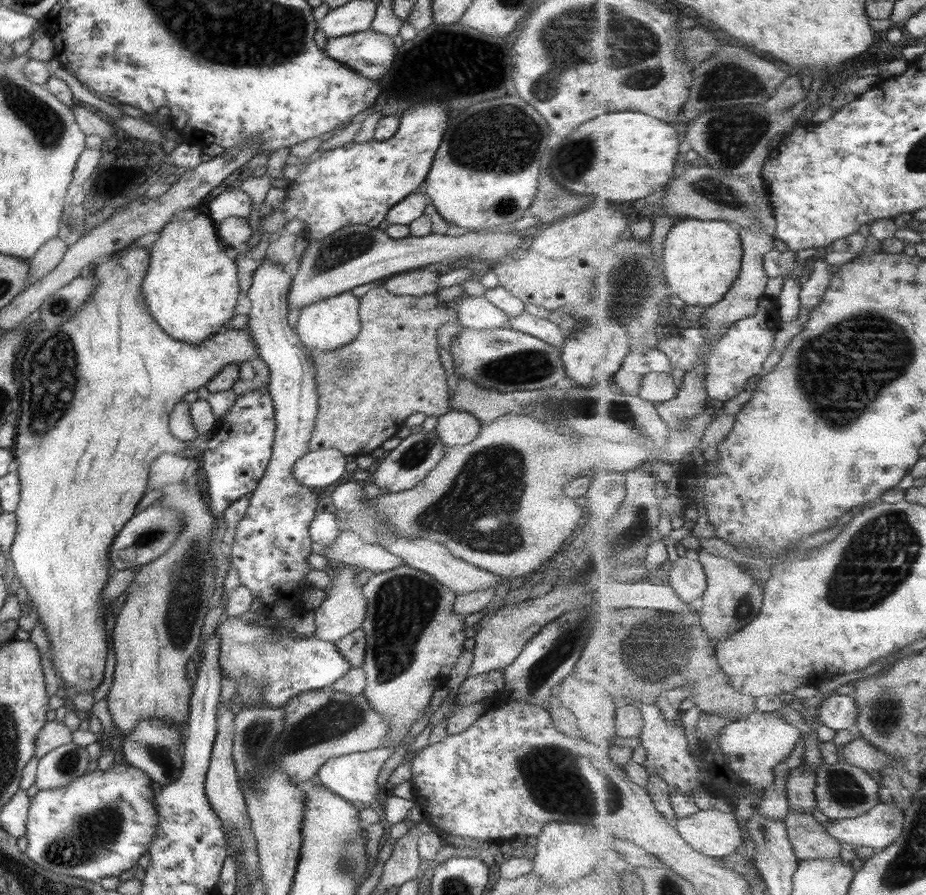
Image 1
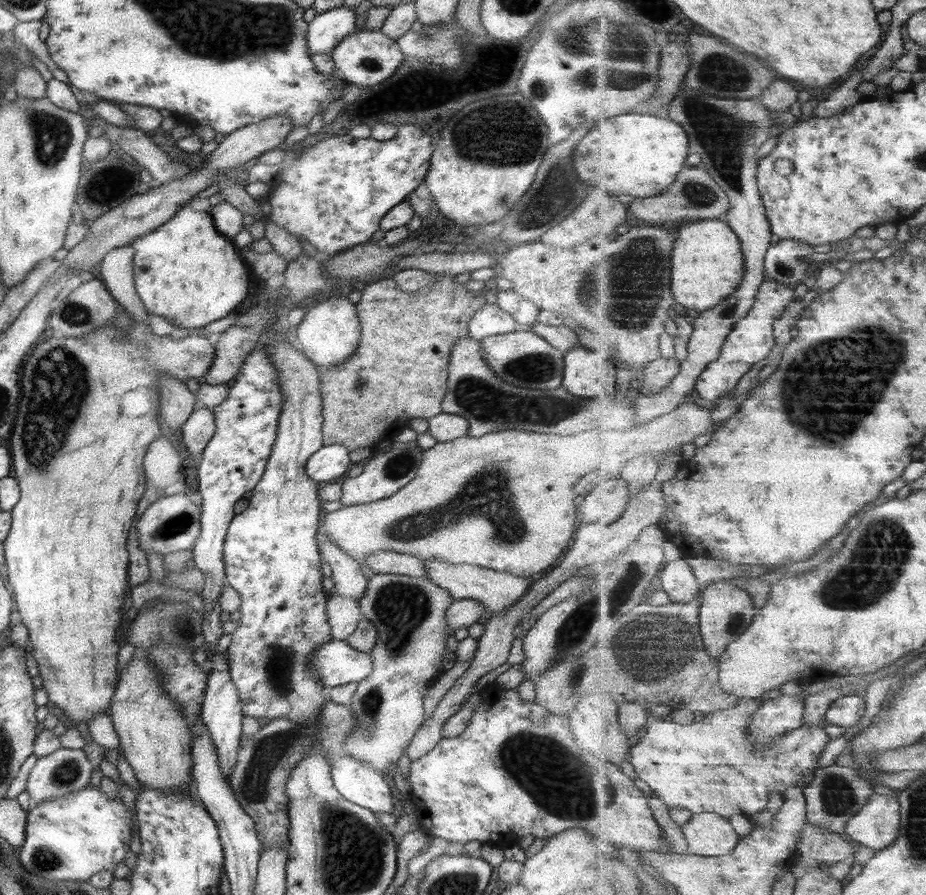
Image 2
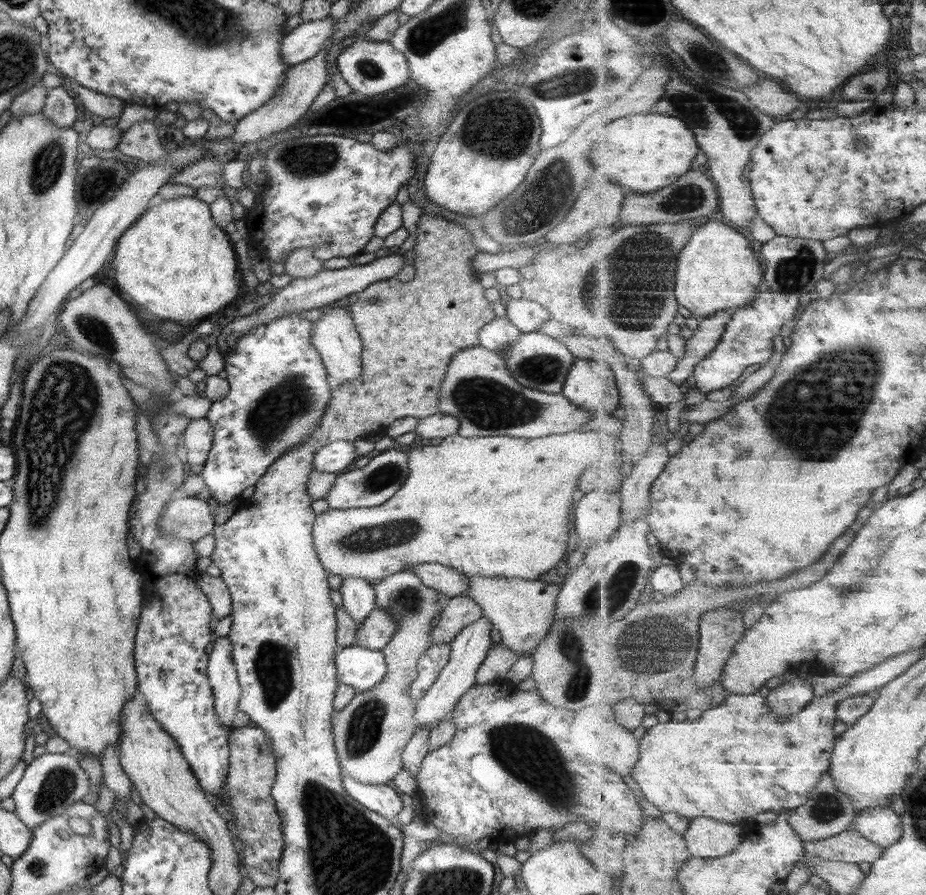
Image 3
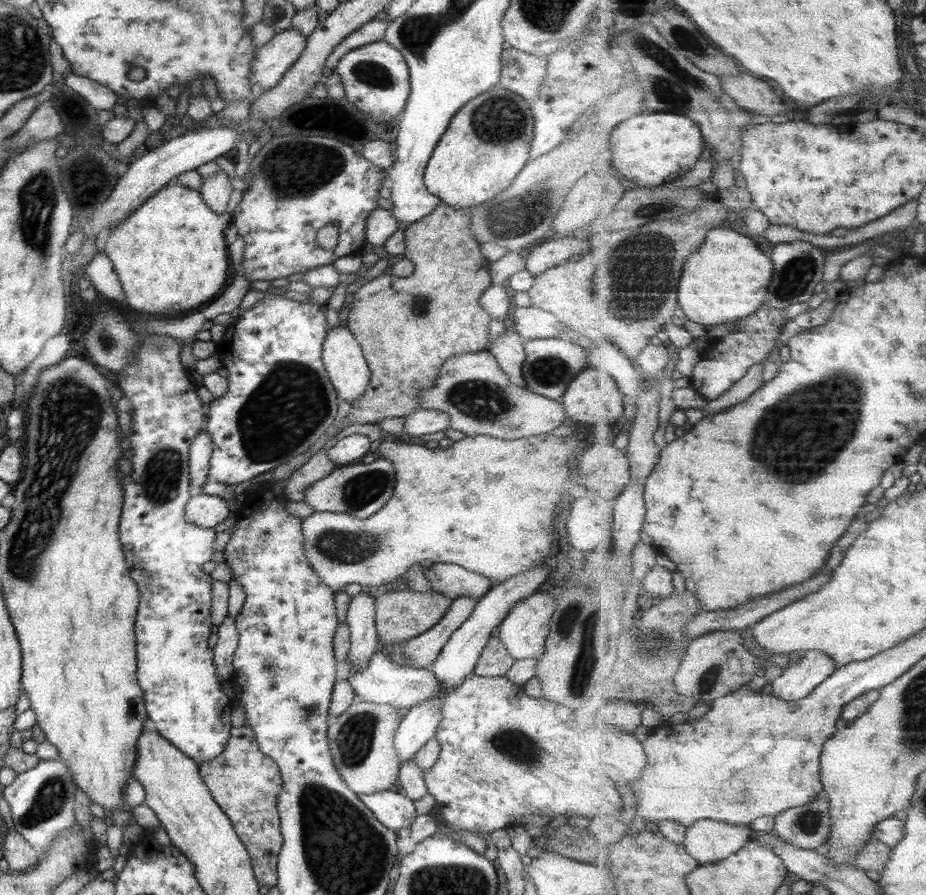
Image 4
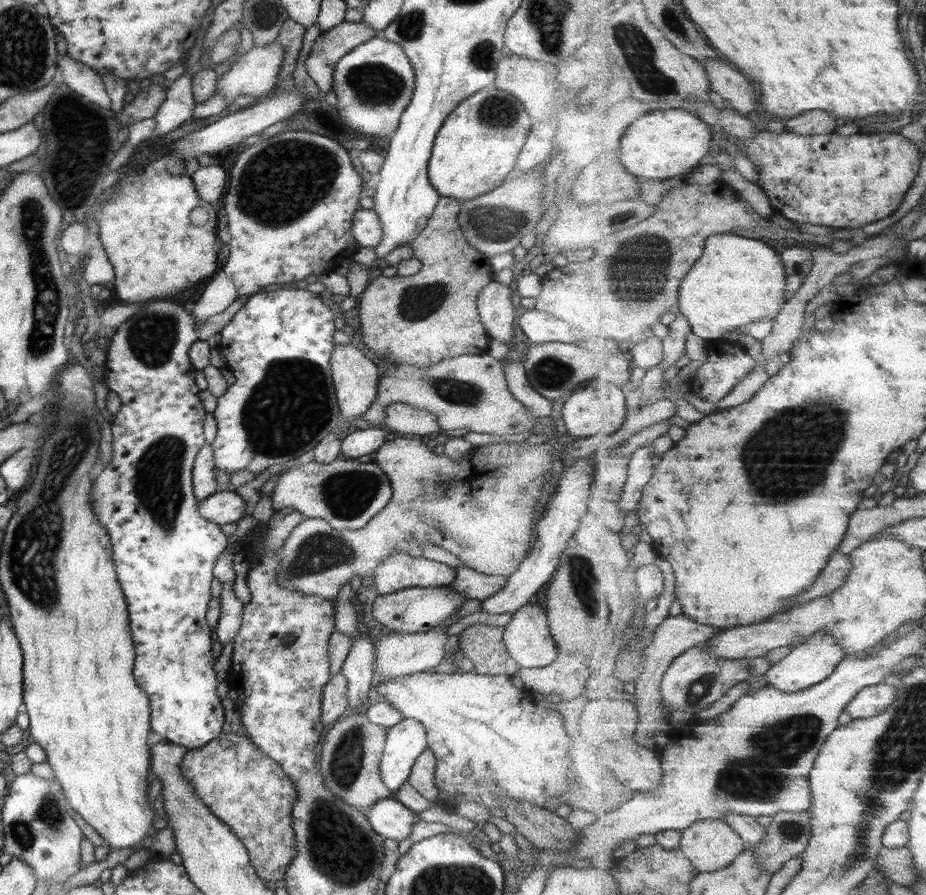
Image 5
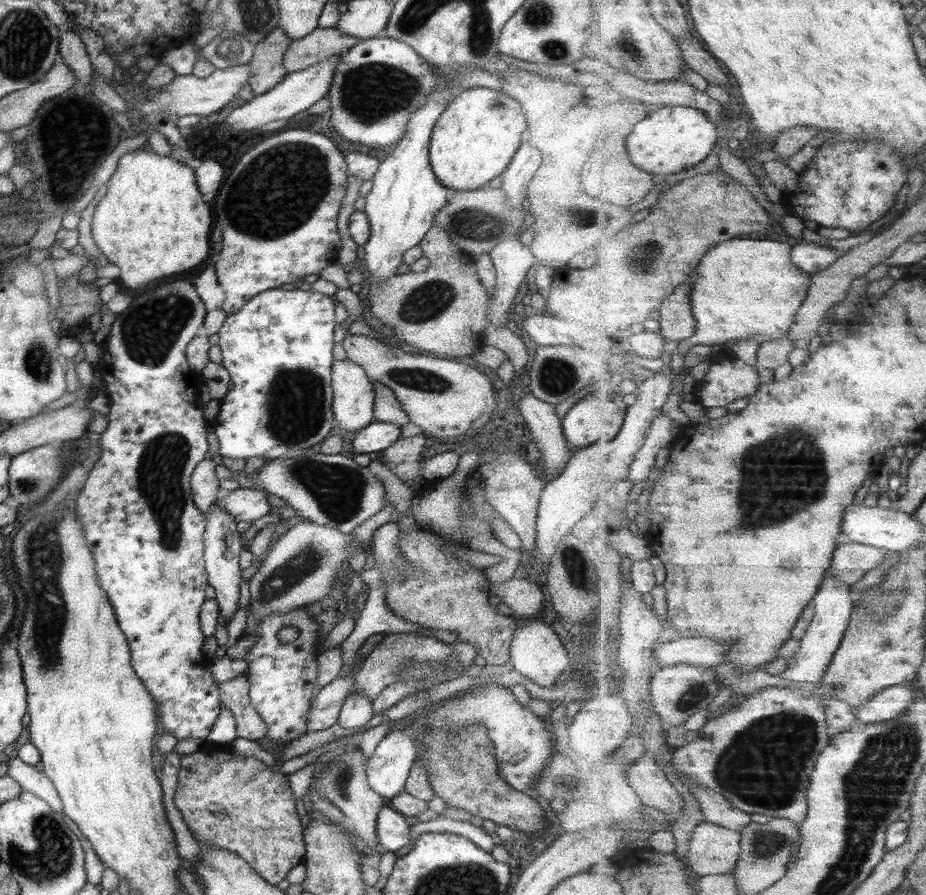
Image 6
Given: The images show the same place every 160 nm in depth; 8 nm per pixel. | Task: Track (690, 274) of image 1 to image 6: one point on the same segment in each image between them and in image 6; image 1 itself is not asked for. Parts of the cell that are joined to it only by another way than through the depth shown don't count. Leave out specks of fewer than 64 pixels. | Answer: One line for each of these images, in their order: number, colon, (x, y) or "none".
2: (708, 265)
3: (717, 270)
4: (729, 278)
5: (738, 280)
6: (742, 288)

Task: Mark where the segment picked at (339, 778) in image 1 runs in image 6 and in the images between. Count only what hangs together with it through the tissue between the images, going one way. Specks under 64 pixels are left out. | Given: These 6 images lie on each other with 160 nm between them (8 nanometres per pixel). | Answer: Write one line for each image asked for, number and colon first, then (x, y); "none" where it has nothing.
2: (361, 785)
3: (379, 798)
4: (391, 809)
5: (389, 818)
6: (392, 832)

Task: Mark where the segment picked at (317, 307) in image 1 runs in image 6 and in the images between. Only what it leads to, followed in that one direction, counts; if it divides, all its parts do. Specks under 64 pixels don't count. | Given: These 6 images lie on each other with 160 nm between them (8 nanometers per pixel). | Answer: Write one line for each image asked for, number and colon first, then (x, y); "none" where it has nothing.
2: (328, 332)
3: (333, 335)
4: (341, 355)
5: (354, 377)
6: (352, 396)

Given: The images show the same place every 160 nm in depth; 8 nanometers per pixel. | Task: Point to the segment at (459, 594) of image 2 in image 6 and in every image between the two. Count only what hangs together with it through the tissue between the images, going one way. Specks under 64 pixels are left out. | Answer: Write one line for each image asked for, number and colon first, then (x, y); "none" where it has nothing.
3: (522, 610)
4: (522, 632)
5: (527, 639)
6: (535, 652)

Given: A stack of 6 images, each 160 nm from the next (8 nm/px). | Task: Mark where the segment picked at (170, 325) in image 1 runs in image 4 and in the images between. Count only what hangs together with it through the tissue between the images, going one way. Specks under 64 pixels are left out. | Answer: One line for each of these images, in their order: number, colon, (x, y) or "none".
2: (184, 271)
3: (174, 262)
4: (169, 254)

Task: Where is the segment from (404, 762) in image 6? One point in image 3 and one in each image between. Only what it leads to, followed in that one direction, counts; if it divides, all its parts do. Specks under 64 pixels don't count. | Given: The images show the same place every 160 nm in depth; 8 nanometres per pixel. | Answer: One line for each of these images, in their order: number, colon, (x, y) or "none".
3: (467, 650)
4: (419, 724)
5: (405, 740)

